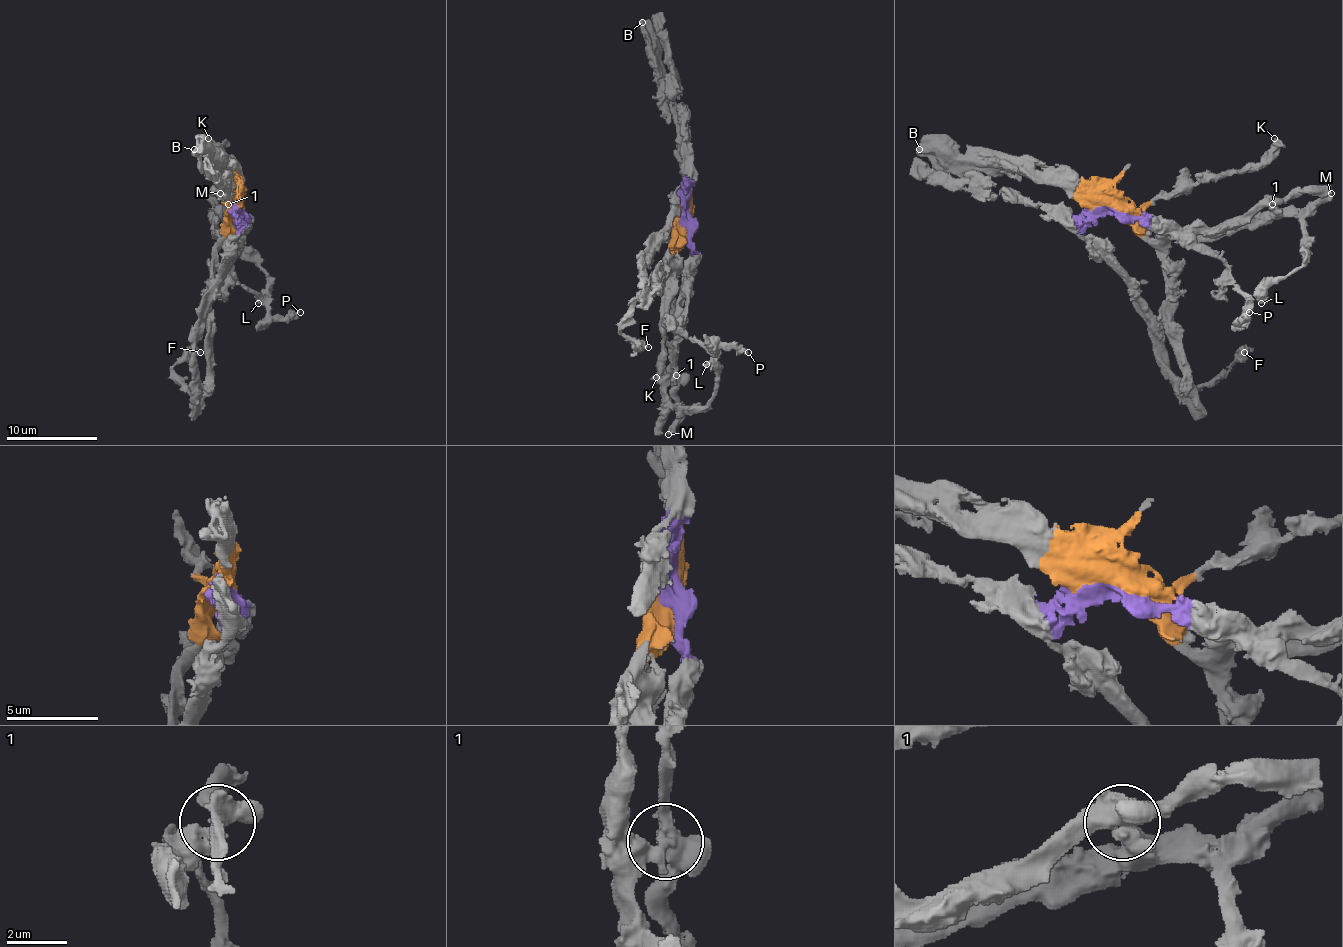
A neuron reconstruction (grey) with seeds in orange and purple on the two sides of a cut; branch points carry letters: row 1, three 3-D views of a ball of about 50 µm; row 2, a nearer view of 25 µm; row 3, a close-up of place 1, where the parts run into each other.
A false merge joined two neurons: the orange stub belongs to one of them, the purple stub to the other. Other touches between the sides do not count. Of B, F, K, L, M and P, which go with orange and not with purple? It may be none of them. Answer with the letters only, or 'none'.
B, K, L

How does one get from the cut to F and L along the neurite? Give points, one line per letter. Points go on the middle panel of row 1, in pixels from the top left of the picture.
F: (685, 217), (682, 187), (673, 217), (651, 239), (641, 255), (644, 280), (635, 312), (621, 330), (648, 346)
L: (685, 217), (685, 237), (666, 305), (664, 337), (666, 399), (673, 405), (705, 405), (716, 376), (705, 364)

